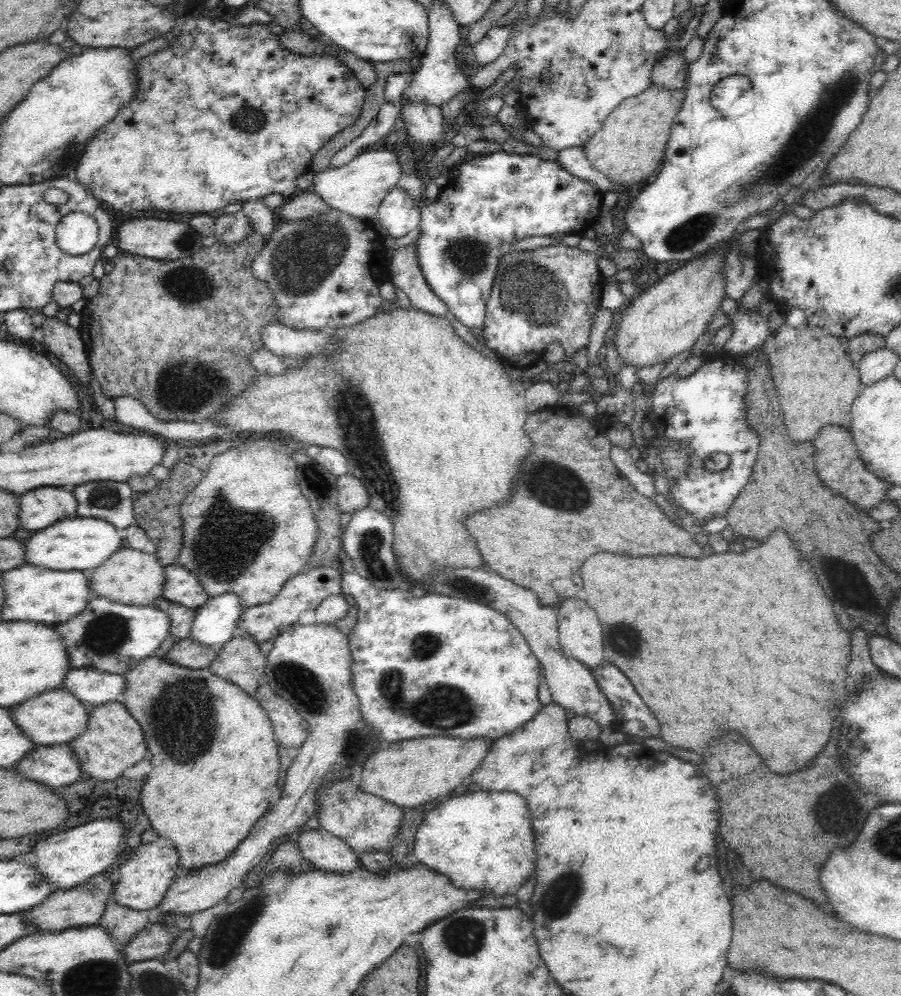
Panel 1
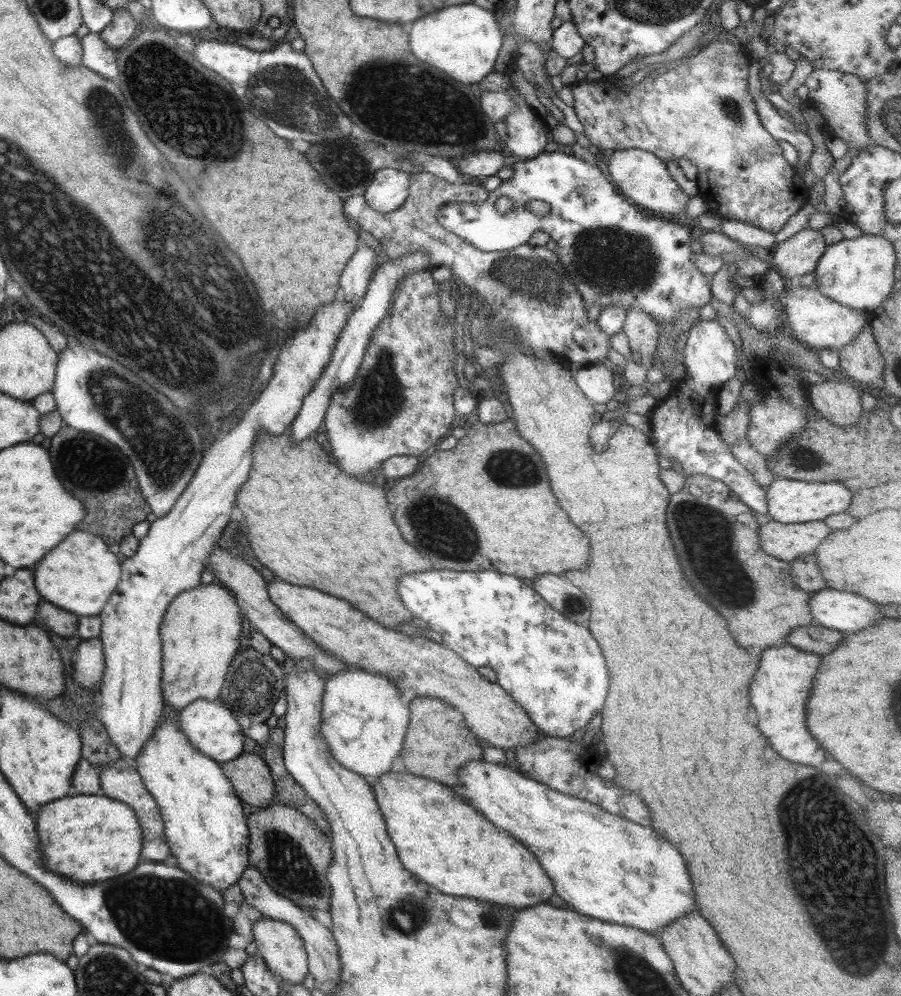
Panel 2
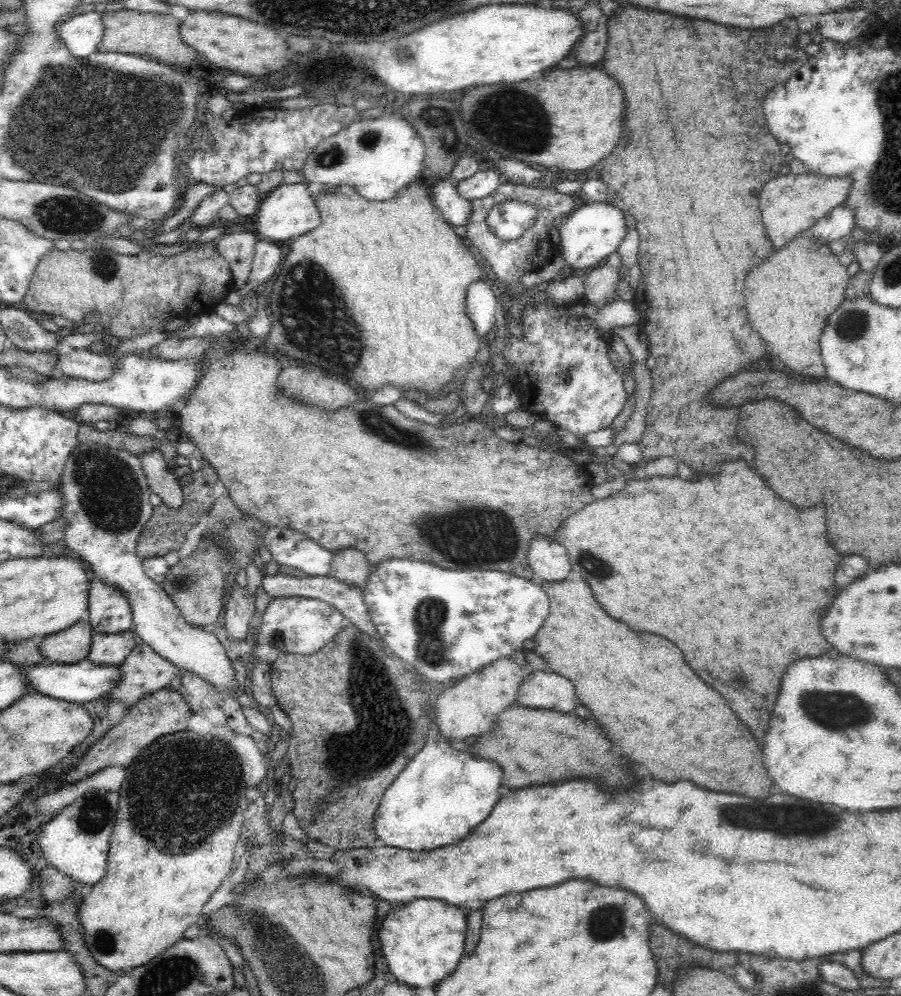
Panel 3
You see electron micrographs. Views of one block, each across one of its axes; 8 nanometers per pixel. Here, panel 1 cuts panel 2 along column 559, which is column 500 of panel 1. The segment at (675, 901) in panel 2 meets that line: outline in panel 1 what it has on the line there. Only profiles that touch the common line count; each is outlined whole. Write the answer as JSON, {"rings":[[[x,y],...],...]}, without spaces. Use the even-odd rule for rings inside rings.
{"rings":[[[516,791],[468,792],[452,796],[437,804],[436,808],[424,814],[415,834],[414,852],[416,862],[428,866],[440,874],[448,874],[454,886],[474,888],[482,896],[504,896],[510,888],[518,888],[526,878],[534,876],[536,868],[535,842],[533,837],[532,817],[526,799]]]}

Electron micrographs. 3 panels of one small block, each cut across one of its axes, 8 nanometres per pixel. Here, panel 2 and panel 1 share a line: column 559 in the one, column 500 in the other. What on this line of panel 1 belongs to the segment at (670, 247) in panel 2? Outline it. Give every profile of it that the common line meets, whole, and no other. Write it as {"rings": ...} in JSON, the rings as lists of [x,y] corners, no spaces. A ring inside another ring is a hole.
{"rings":[[[500,150],[460,163],[454,170],[458,170],[458,176],[448,181],[436,200],[424,196],[419,203],[421,220],[418,229],[421,234],[414,245],[418,265],[430,289],[446,303],[452,315],[476,333],[483,328],[499,258],[506,252],[504,247],[530,236],[582,233],[604,213],[601,206],[604,193],[588,181],[563,170],[555,161],[543,160],[538,155],[519,155]]]}

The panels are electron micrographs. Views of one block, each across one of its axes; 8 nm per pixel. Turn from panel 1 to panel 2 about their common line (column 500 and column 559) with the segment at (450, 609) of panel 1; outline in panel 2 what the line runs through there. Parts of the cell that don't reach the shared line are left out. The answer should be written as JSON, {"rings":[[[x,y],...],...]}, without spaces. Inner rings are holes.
{"rings":[[[428,570],[402,577],[400,584],[398,584],[398,594],[402,596],[404,604],[408,606],[408,610],[416,618],[424,620],[430,626],[430,630],[440,634],[441,638],[444,639],[443,645],[446,648],[460,655],[474,668],[489,666],[494,670],[497,674],[497,683],[526,711],[530,720],[542,734],[549,737],[570,737],[576,730],[589,727],[590,719],[598,712],[602,712],[602,706],[604,706],[604,700],[606,700],[606,694],[608,694],[608,670],[606,670],[606,660],[604,660],[604,656],[600,652],[598,642],[588,632],[589,628],[568,622],[560,612],[554,610],[543,598],[540,598],[540,594],[533,588],[523,584],[520,579],[492,570],[484,570],[482,572],[454,572],[454,570],[442,570],[440,572],[440,570]]]}

